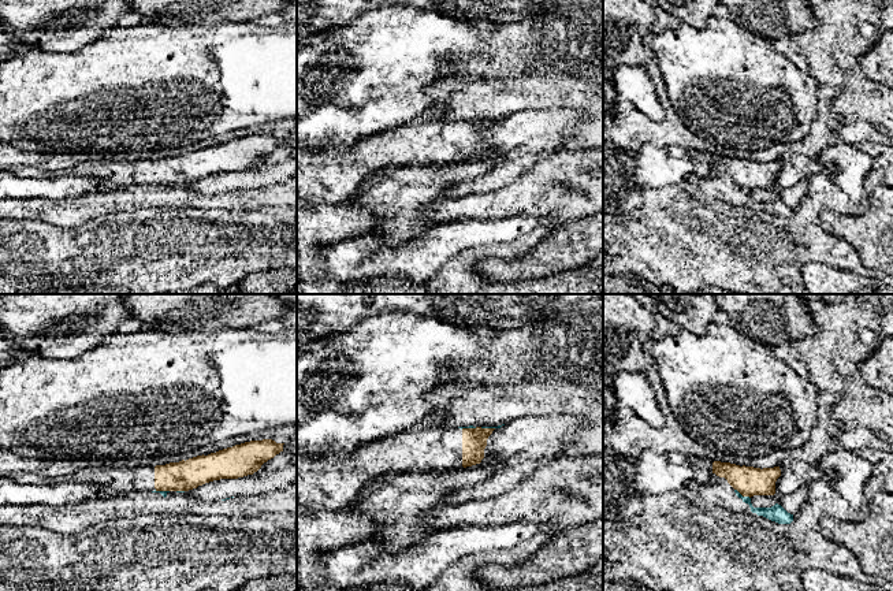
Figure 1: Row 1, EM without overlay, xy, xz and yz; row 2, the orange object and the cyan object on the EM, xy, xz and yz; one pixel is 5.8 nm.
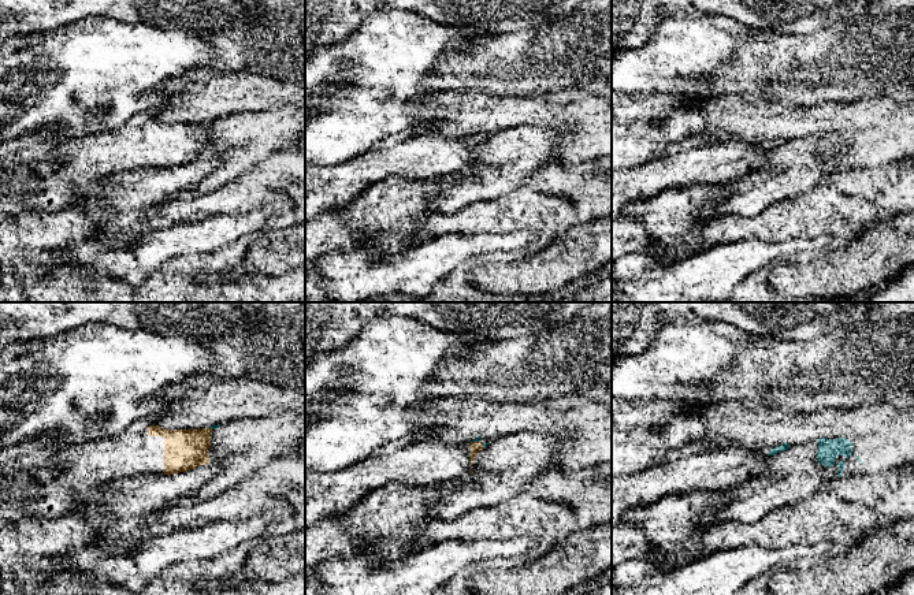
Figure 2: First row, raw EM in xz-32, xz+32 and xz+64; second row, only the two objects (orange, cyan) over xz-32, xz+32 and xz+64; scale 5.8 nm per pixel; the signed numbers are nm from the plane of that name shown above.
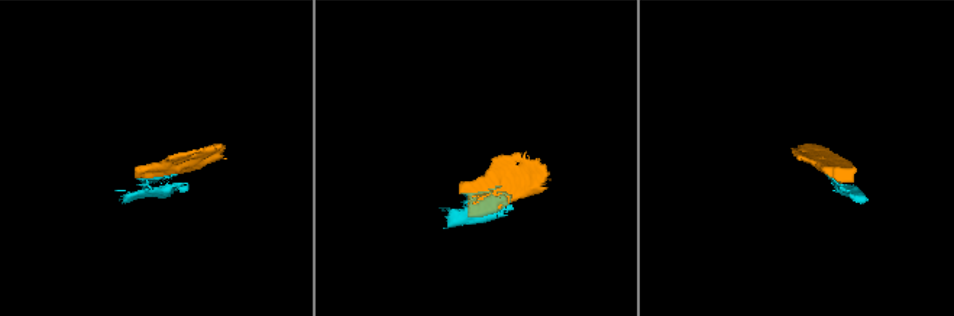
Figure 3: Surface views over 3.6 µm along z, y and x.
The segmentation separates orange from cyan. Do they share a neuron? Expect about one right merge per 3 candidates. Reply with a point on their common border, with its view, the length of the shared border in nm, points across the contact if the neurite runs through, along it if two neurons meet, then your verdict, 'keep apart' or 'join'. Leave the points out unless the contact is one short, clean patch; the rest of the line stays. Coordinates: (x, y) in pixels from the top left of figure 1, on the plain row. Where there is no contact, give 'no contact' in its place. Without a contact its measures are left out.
meets orange in yz at (743, 189); contact 110 nm long; border along yz (735, 182), (750, 192); keep apart

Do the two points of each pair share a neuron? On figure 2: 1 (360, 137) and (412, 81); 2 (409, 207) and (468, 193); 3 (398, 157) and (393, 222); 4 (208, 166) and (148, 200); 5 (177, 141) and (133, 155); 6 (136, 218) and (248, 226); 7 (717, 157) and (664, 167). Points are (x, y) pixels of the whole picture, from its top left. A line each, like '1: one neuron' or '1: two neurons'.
1: one neuron
2: two neurons
3: two neurons
4: one neuron
5: one neuron
6: two neurons
7: one neuron

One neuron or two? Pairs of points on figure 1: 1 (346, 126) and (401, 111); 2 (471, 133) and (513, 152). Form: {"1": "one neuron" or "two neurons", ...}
{"1": "one neuron", "2": "two neurons"}

